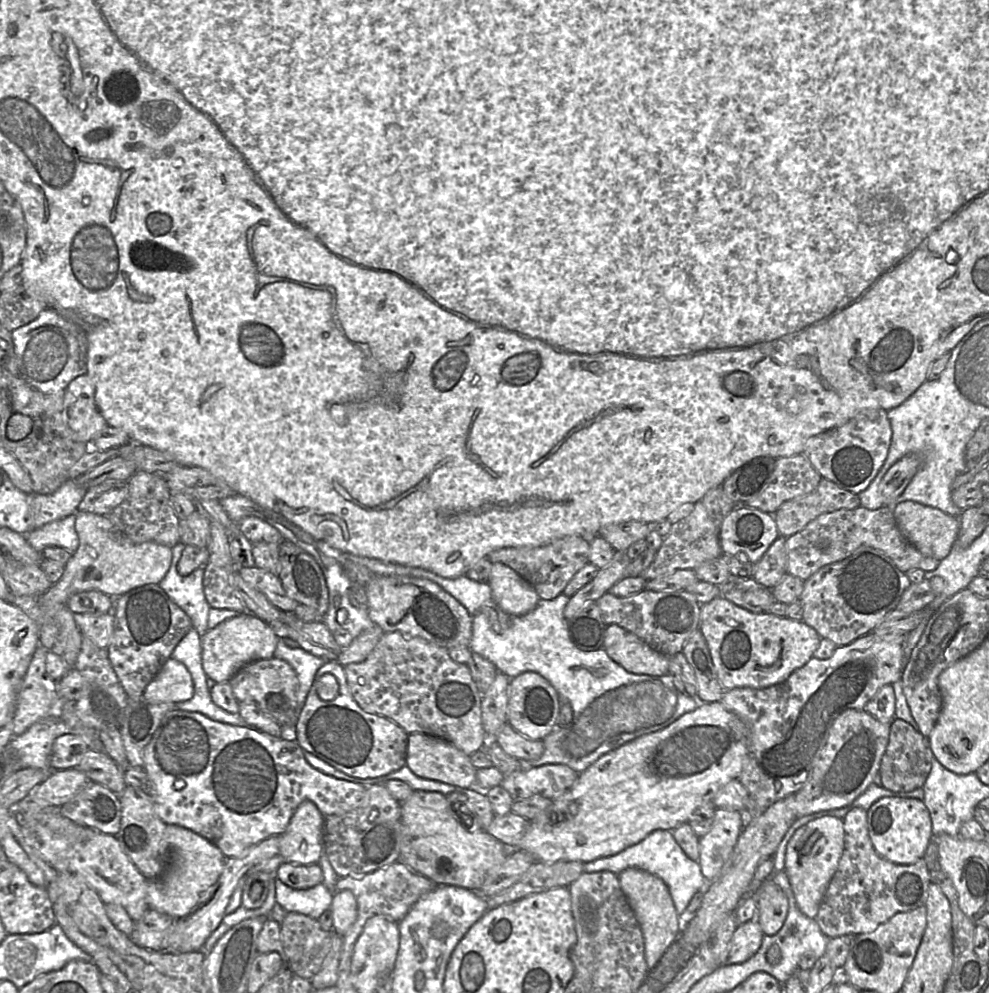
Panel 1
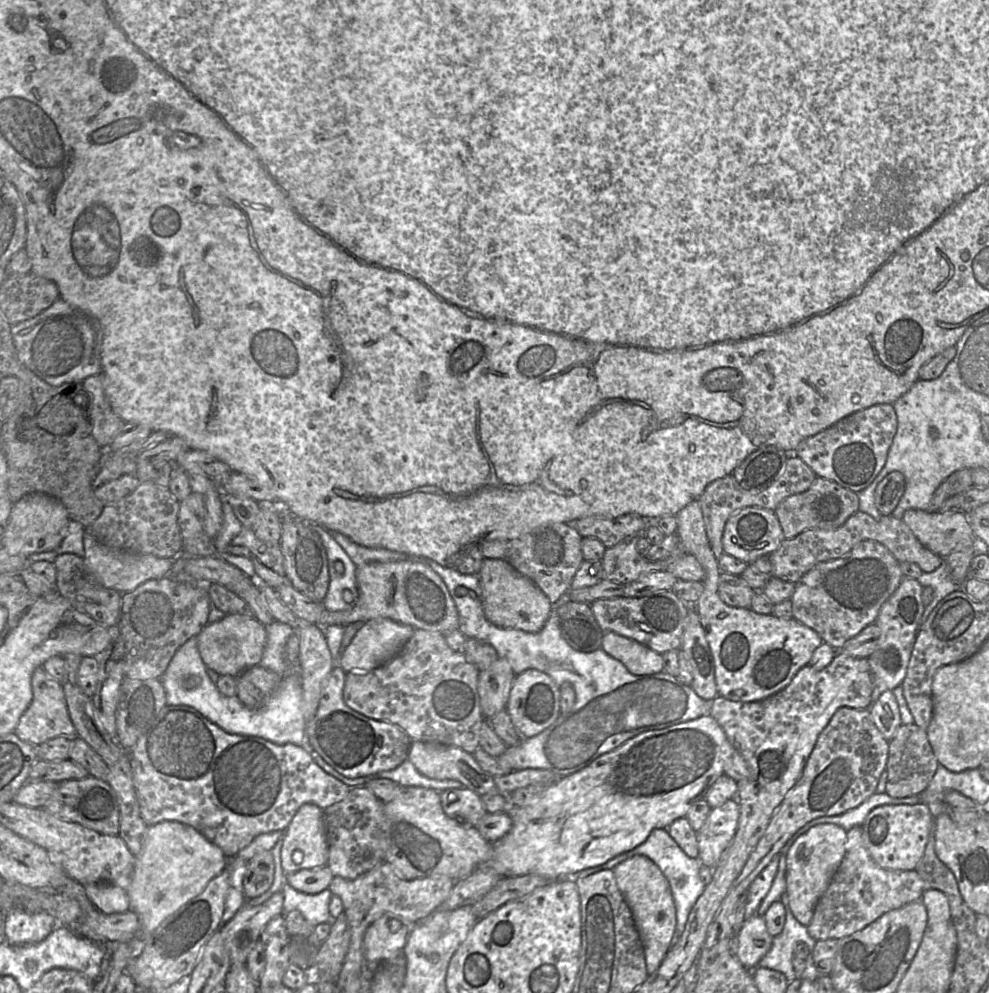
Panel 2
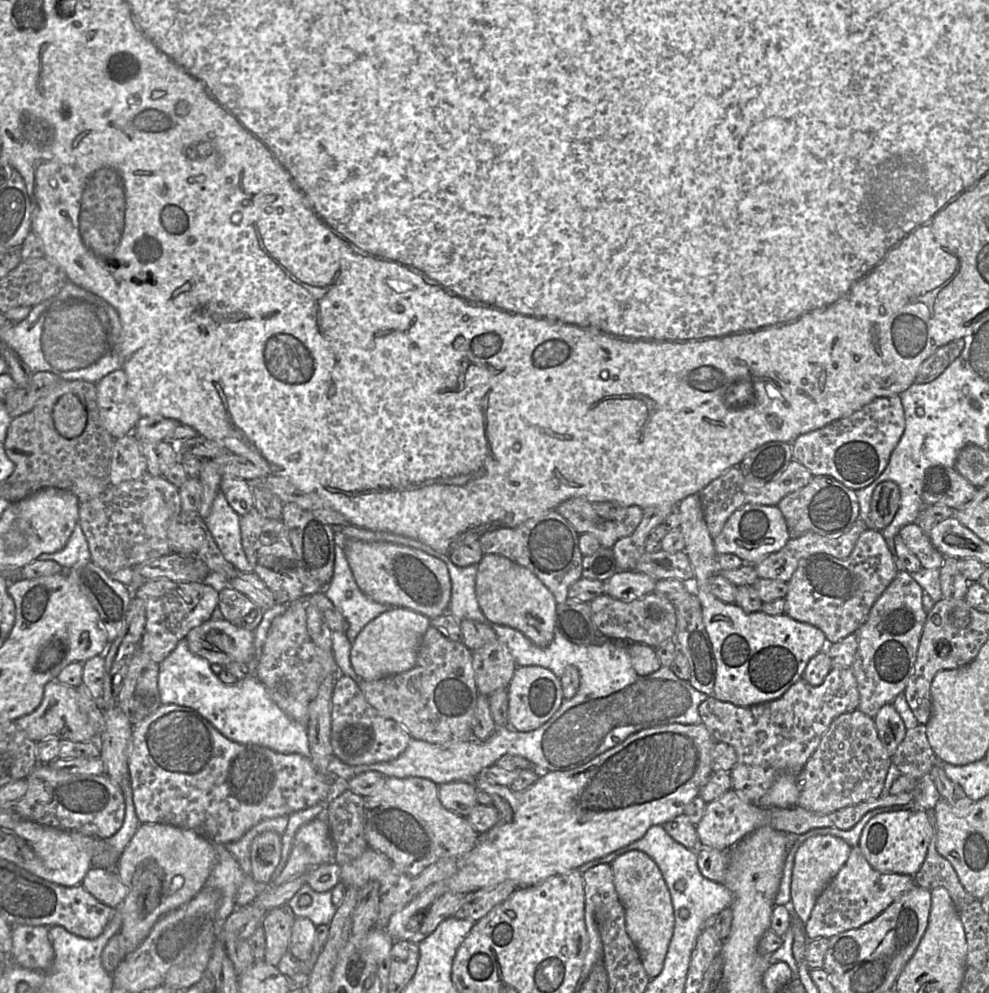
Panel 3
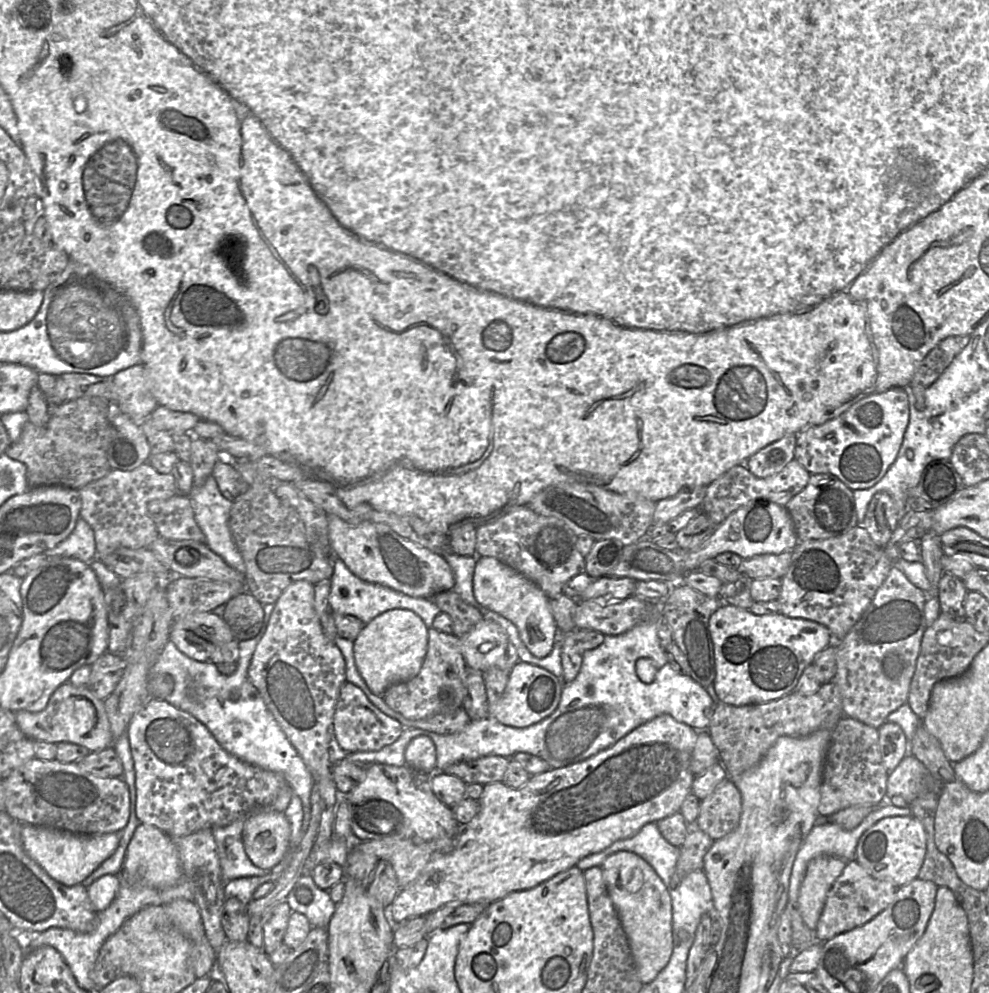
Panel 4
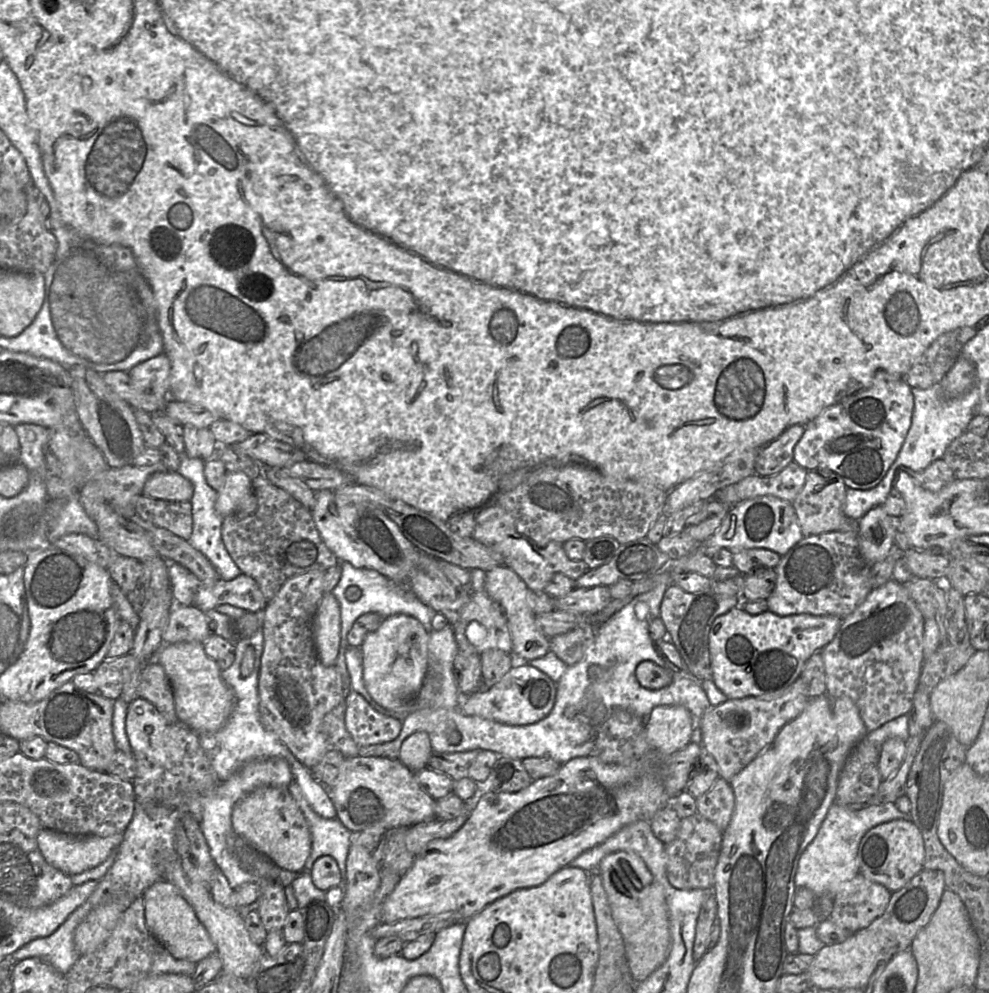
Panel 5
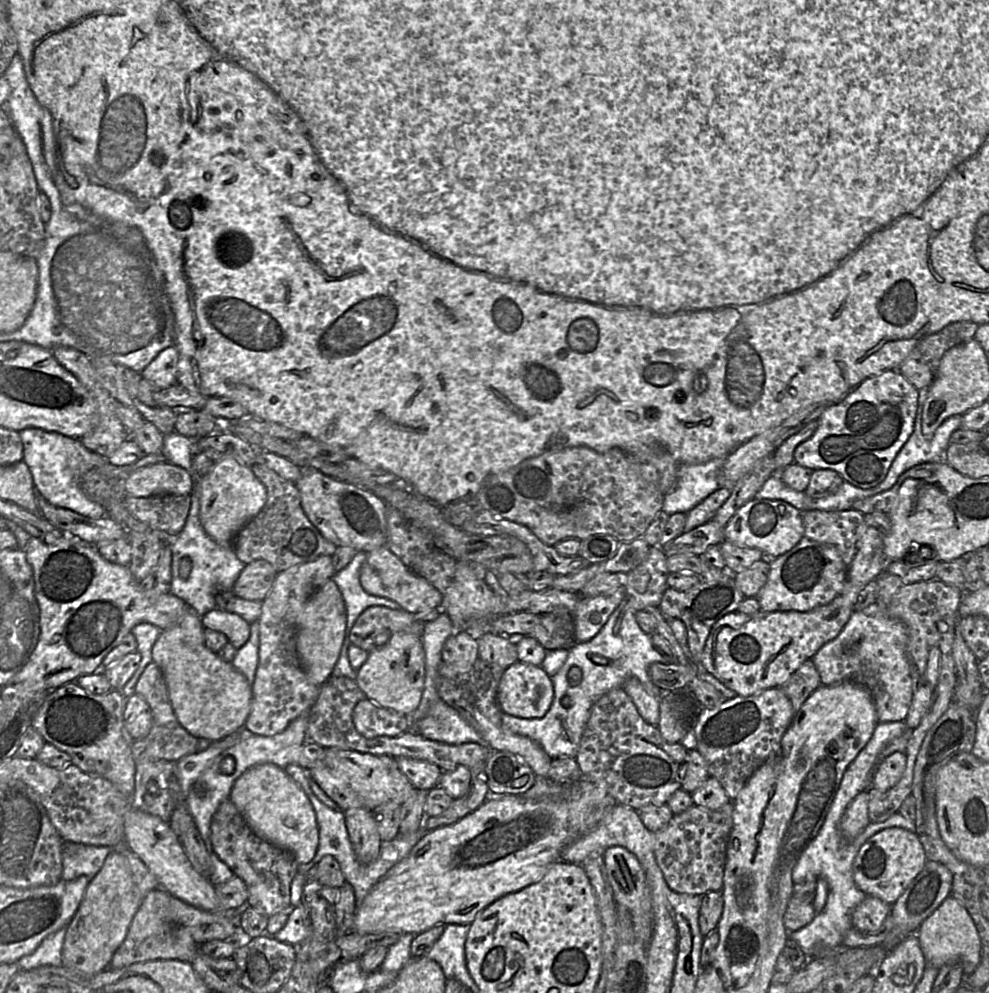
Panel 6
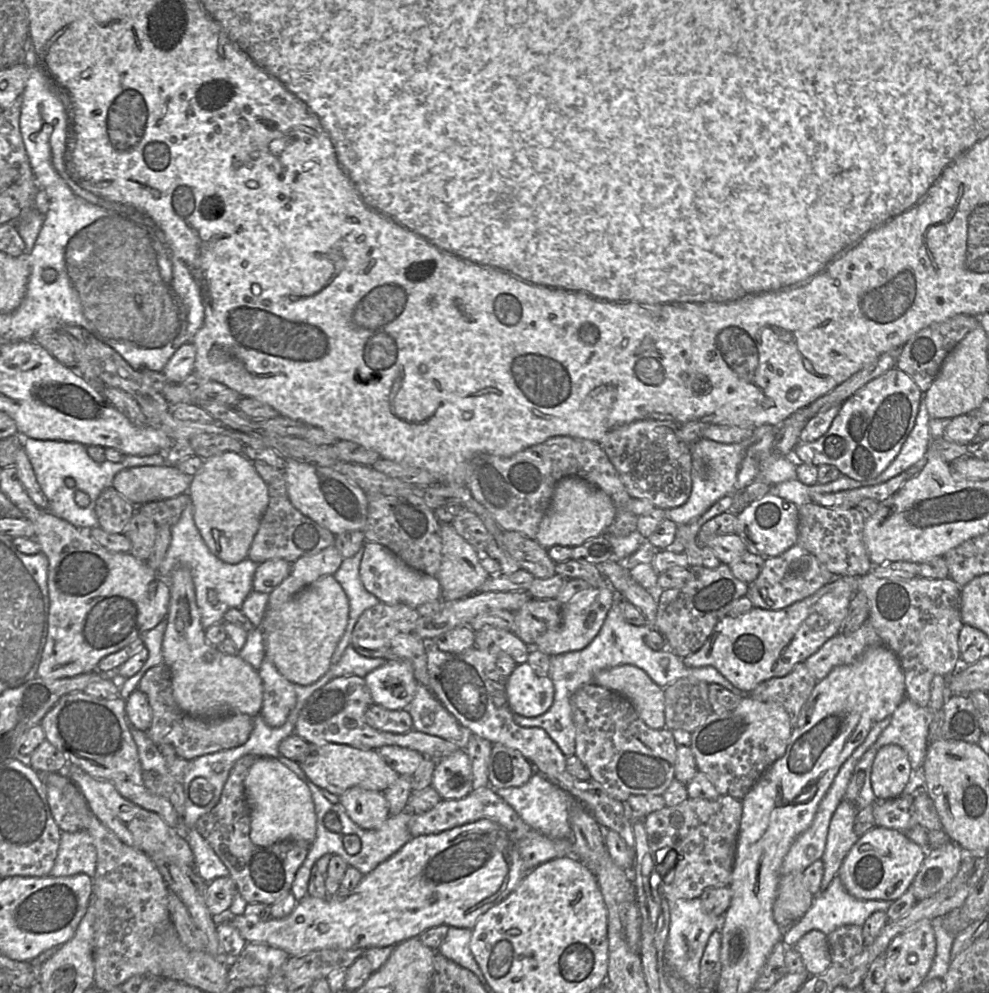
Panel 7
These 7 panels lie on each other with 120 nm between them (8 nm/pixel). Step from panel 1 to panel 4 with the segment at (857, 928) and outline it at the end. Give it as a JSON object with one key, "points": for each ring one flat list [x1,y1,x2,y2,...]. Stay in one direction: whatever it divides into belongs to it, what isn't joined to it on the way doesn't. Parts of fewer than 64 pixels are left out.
{"points":[[856,859,848,861,827,893,822,913,814,930,815,935,825,942,838,934,864,925,892,902,898,888,888,880,873,877]]}

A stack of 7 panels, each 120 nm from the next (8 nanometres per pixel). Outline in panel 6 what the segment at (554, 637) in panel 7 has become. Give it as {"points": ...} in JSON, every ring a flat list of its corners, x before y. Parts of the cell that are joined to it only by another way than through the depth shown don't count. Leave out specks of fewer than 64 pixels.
{"points":[[625,585,595,597,581,597,574,611,576,643,591,640,625,597]]}

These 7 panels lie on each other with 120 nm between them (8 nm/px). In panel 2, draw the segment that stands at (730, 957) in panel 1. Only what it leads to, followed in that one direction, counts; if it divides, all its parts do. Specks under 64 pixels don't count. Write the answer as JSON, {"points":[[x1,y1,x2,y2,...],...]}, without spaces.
{"points":[[749,916,735,937,735,956,743,967,752,971,768,953,772,941,773,937,766,929,764,917]]}

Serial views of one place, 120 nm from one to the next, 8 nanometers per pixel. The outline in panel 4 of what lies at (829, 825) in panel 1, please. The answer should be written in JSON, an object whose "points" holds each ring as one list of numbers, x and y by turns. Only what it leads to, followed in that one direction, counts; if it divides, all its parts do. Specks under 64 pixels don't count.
{"points":[[828,855,817,856,808,863,799,889,798,904,804,924,811,930,815,930,827,893,846,864,844,859]]}

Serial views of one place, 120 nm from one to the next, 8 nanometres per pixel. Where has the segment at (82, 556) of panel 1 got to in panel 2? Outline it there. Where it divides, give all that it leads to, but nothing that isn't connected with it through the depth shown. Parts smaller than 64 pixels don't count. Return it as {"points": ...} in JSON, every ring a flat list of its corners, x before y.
{"points":[[86,528,83,534,83,546,83,561,86,567,104,587,121,594,131,592,149,580,167,576,174,562,172,558,159,558,151,554,137,554,107,547,98,542]]}

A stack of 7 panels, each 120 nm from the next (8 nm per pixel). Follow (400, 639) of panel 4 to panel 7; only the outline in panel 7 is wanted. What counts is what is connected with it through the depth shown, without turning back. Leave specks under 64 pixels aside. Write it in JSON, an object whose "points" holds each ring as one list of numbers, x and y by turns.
{"points":[[389,660,364,678,373,704,389,710,407,709,413,700,418,681,408,662]]}

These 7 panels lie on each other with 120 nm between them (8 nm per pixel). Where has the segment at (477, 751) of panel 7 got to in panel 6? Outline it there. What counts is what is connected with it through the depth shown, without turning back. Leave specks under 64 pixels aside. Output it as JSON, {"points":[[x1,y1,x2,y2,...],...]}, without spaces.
{"points":[[485,762,469,768,471,778,469,788,460,798,454,799,451,805,439,816,425,817,422,823,423,832,431,831,441,826,450,825,477,809,487,794,487,775]]}

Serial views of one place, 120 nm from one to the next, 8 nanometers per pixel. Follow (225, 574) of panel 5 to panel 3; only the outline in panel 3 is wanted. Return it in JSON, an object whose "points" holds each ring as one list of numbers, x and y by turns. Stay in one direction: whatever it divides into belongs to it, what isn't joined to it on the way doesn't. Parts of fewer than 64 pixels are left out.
{"points":[[221,490,212,503,210,514,203,521,223,557,237,570,253,573,241,544,240,516,228,504]]}

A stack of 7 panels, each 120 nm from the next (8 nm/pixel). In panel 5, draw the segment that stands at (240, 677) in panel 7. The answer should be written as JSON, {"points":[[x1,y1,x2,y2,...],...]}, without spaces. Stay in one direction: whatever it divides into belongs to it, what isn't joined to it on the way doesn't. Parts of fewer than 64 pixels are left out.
{"points":[[203,643,164,644,157,652,157,662,164,668,171,683,179,721,199,735,220,730,232,712,235,699,221,676,222,670,217,661,207,656]]}

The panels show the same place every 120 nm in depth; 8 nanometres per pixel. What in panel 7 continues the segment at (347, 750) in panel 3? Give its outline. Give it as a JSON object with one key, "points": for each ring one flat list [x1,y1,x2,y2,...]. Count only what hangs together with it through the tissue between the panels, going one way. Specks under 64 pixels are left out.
{"points":[[373,704,365,712,365,721,372,728,383,732,401,734,414,730,407,709,389,710]]}

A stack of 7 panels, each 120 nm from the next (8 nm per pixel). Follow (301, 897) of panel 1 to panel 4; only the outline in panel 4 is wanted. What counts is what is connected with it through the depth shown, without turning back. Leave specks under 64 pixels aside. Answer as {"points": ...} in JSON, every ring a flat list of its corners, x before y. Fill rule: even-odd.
{"points":[[305,873,297,880,286,901,292,912,305,915,313,927,322,928,327,928,337,905,331,900,328,890,316,886,311,873],[301,887,306,887,312,892,312,900,308,904,301,904,296,898]]}

